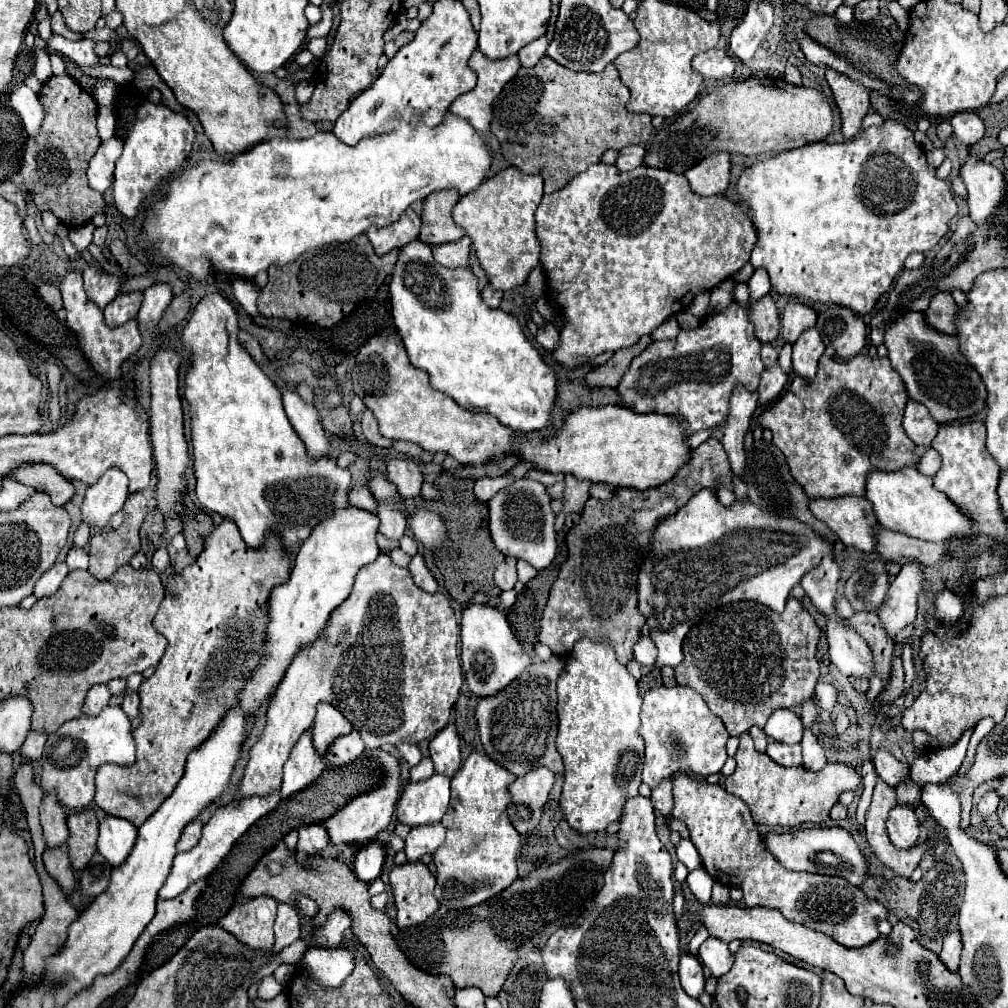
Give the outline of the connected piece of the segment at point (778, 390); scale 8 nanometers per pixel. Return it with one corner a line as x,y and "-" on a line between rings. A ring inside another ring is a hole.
780,364
768,366
764,370
762,380
760,380
760,386
758,386
758,394
760,394
758,404
768,404
768,402
776,400
784,392
786,380
788,380
788,376
786,376
786,372
782,370

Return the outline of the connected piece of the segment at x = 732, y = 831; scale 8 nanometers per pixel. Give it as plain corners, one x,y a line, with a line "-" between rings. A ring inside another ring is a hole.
678,774
674,778
672,794
672,818
688,824
690,840
694,842
706,872
728,888
742,888
748,908
776,908
784,914
784,918
800,922
810,930
828,934
846,948
862,948
880,936
878,922
888,918
886,906
870,900
860,888
852,886
844,878
792,872
780,866
780,862
768,854
756,822
740,798
730,796
718,784
708,784
706,780
698,780
688,774

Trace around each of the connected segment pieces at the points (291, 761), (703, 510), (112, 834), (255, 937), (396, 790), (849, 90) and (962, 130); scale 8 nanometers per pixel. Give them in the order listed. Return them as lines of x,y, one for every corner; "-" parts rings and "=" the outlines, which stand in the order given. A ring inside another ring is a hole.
308,728
296,742
296,746
290,752
290,758
284,764
284,782
282,782
282,798
292,796
294,792
300,792
304,786
312,784
322,770
326,768
324,758
316,754
316,748
312,746
312,728
=
704,488
668,520
658,522
648,554
654,556
644,556
638,572
638,610
646,616
650,638
658,648
656,666
674,668
684,658
682,640
698,622
698,618
722,604
738,600
752,600
780,614
790,596
790,590
800,582
800,578
808,570
814,570
824,554
832,554
832,542
816,534
808,524
790,516
778,516
776,512
760,510
760,506
750,500
736,500
732,506
724,506
712,488
=
106,814
100,820
100,836
98,836
98,852
112,864
120,866
124,858
130,854
136,842
136,826
124,818
116,818
=
252,898
246,904
234,906
224,918
218,920
218,926
228,930
248,948
270,952
274,946
272,924
276,918
276,906
278,902
274,898
=
374,750
374,752
366,752
366,754
376,758
380,768
384,770
384,780
380,782
378,788
374,788
362,796
356,796
342,810
338,810
332,818
328,818
324,822
324,828
326,828
332,844
358,844
360,846
360,844
372,842
376,838
376,834
390,824
390,818
396,810
396,802
400,798
400,788
402,788
398,760
384,750
=
826,68
826,82
832,88
834,102
842,116
844,138
854,138
862,128
862,118
870,108
870,90
848,76
=
960,112
950,118
954,134
966,146
976,144
984,136
984,122
976,112

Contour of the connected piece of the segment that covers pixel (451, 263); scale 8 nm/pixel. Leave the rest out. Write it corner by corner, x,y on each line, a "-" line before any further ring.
462,236
456,242
446,242
440,246
432,246
434,258
438,264
446,266
446,268
460,268
468,264
470,258
470,238

